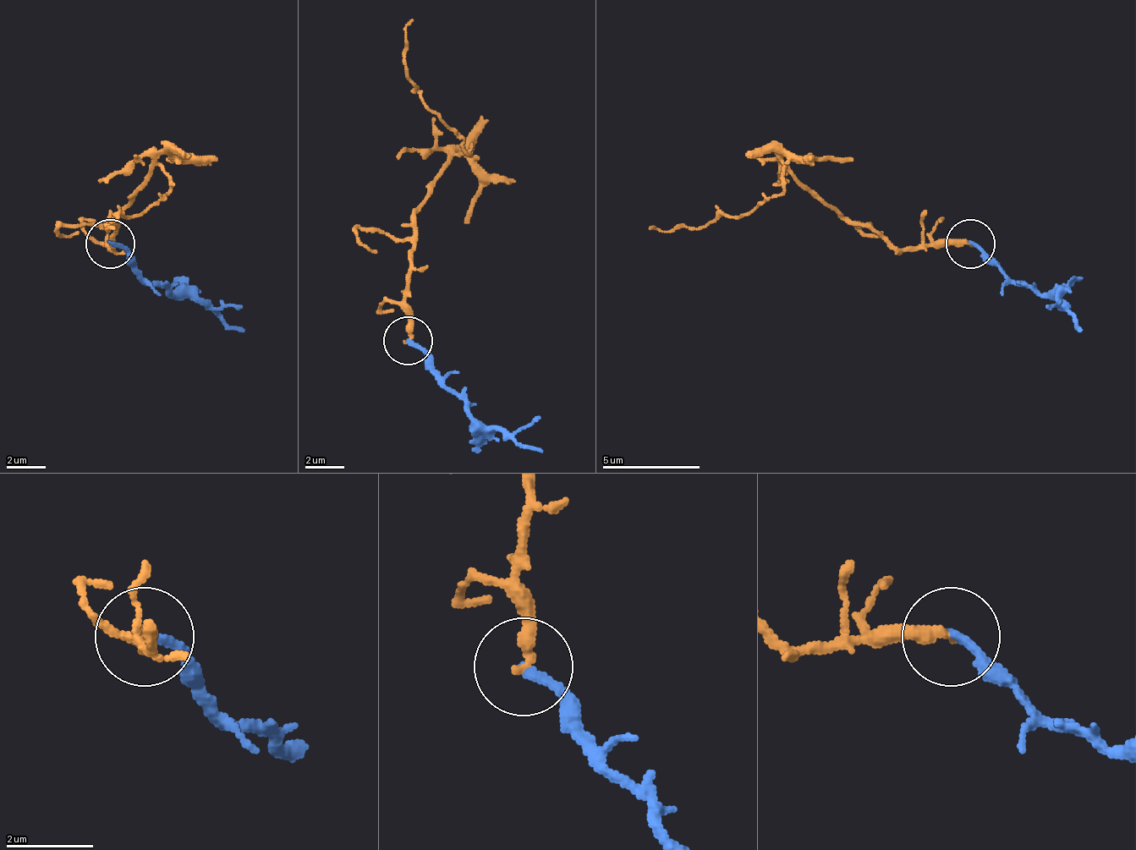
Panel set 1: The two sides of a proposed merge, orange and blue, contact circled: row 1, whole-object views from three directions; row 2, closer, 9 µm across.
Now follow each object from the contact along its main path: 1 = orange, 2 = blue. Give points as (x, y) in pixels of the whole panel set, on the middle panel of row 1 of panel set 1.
1: (407, 339), (412, 216), (456, 153), (465, 153), (407, 75), (412, 21)
2: (407, 339), (480, 422), (504, 427), (544, 452)

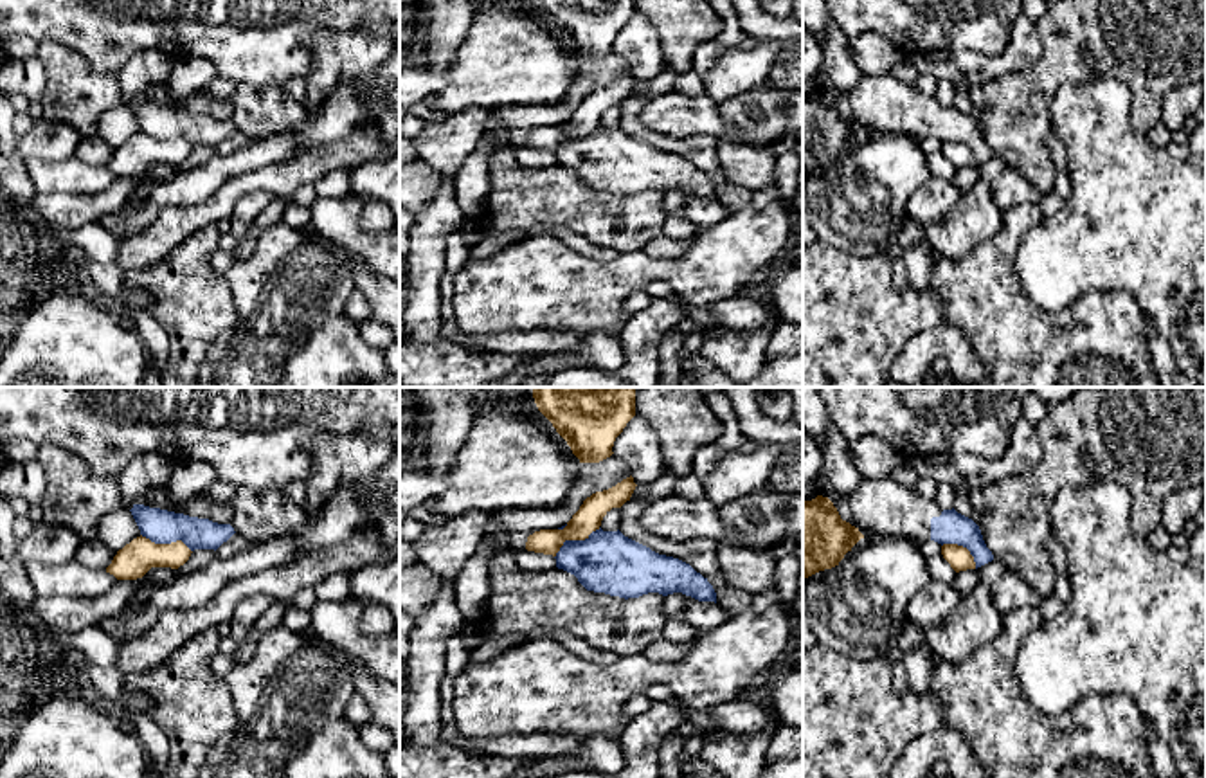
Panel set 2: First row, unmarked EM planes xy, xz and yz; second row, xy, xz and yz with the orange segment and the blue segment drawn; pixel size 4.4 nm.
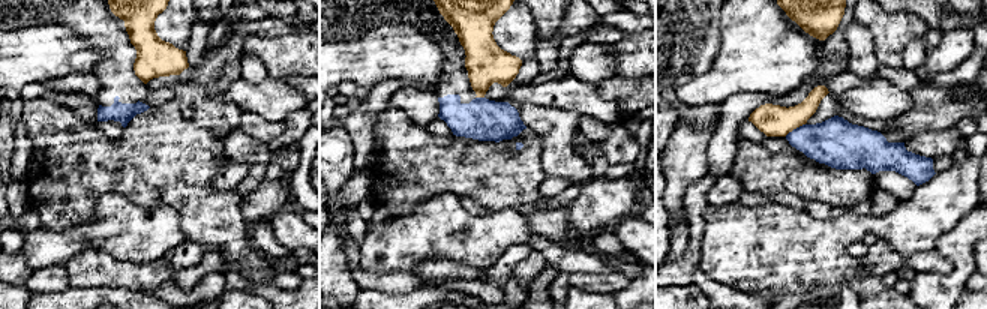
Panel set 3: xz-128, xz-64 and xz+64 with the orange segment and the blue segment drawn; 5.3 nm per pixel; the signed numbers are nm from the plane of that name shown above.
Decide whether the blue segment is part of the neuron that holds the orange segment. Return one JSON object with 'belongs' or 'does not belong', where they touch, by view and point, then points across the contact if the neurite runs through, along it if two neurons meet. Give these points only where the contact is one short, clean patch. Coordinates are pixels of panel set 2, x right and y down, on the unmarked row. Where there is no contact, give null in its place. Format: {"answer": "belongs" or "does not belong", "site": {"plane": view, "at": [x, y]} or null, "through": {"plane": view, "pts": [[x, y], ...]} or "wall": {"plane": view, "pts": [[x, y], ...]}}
{"answer": "does not belong", "site": {"plane": "xz", "at": [575, 135]}, "wall": {"plane": "xz", "pts": [[600, 125], [584, 135], [567, 135], [555, 153]]}}

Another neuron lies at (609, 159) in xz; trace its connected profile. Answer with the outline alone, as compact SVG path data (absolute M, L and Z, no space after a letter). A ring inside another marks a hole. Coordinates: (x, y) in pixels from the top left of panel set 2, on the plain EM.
M592 128L585 137L565 137L556 149L556 164L578 175L594 189L639 194L682 189L698 198L715 198L713 182L689 160L659 151L617 128Z

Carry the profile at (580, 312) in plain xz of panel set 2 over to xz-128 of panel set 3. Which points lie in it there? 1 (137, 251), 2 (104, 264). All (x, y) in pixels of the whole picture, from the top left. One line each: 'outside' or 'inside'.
1: inside
2: outside

